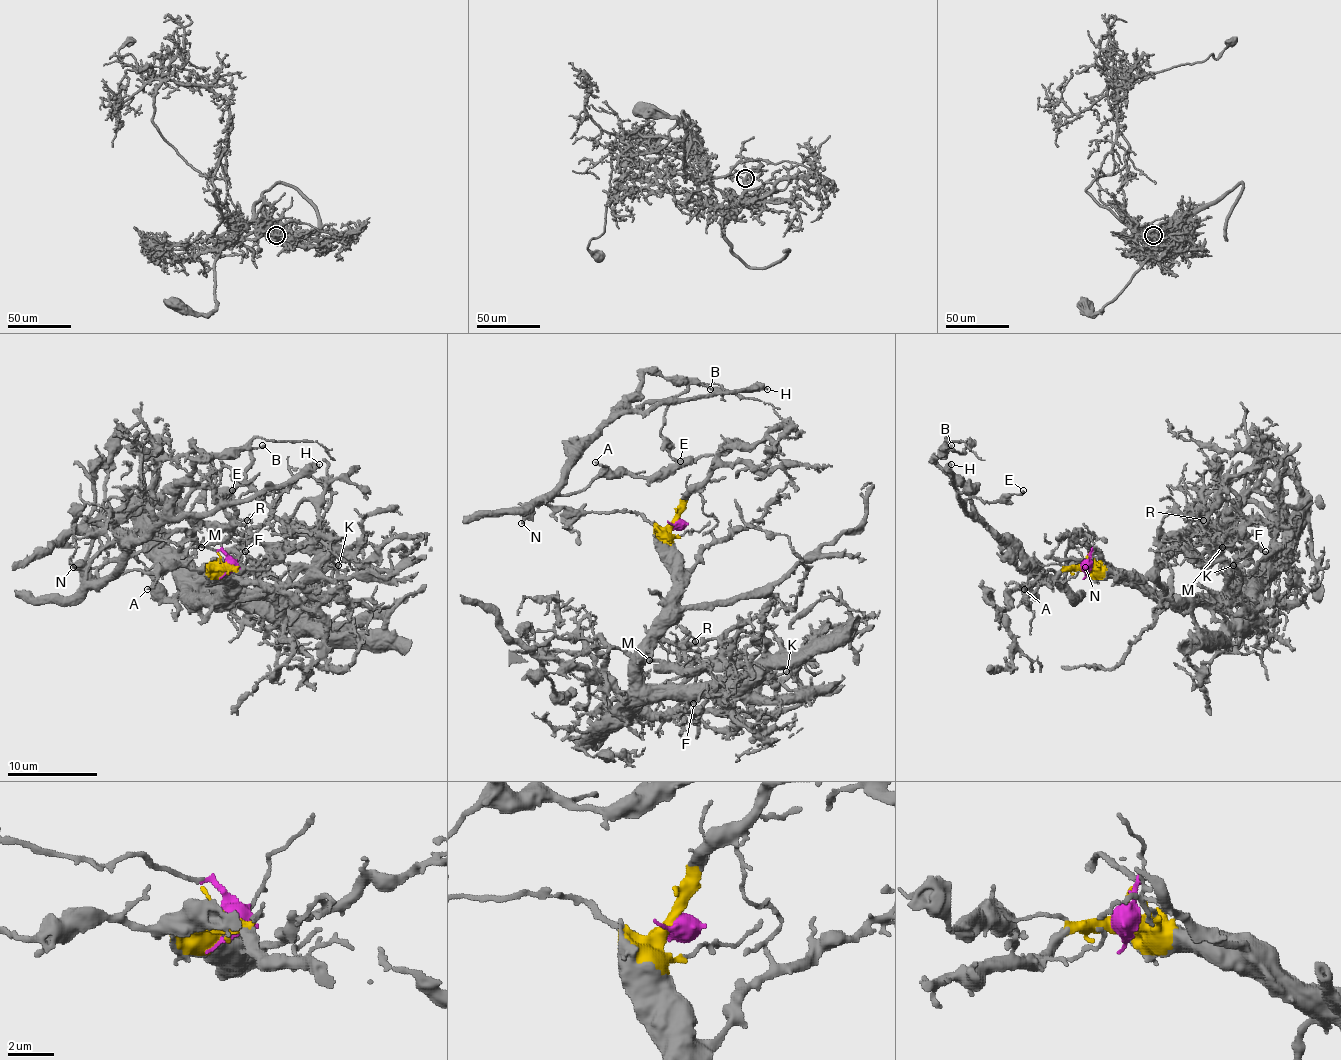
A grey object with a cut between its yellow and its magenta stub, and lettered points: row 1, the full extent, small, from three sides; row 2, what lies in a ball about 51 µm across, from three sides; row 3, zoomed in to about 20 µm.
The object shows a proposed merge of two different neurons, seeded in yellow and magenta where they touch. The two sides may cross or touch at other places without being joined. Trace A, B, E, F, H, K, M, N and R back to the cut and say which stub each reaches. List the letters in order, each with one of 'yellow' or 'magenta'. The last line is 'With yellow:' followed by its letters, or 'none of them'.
A: magenta
B: magenta
E: magenta
F: yellow
H: magenta
K: yellow
M: yellow
N: magenta
R: yellow
With yellow: F, K, M, R

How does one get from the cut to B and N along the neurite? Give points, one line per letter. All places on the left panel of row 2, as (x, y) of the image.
B: (227, 567), (220, 549), (193, 540), (118, 535), (86, 578), (113, 571), (197, 463), (263, 444)
N: (227, 567), (220, 549), (209, 549), (193, 540), (186, 542), (118, 535), (91, 560), (73, 567)

